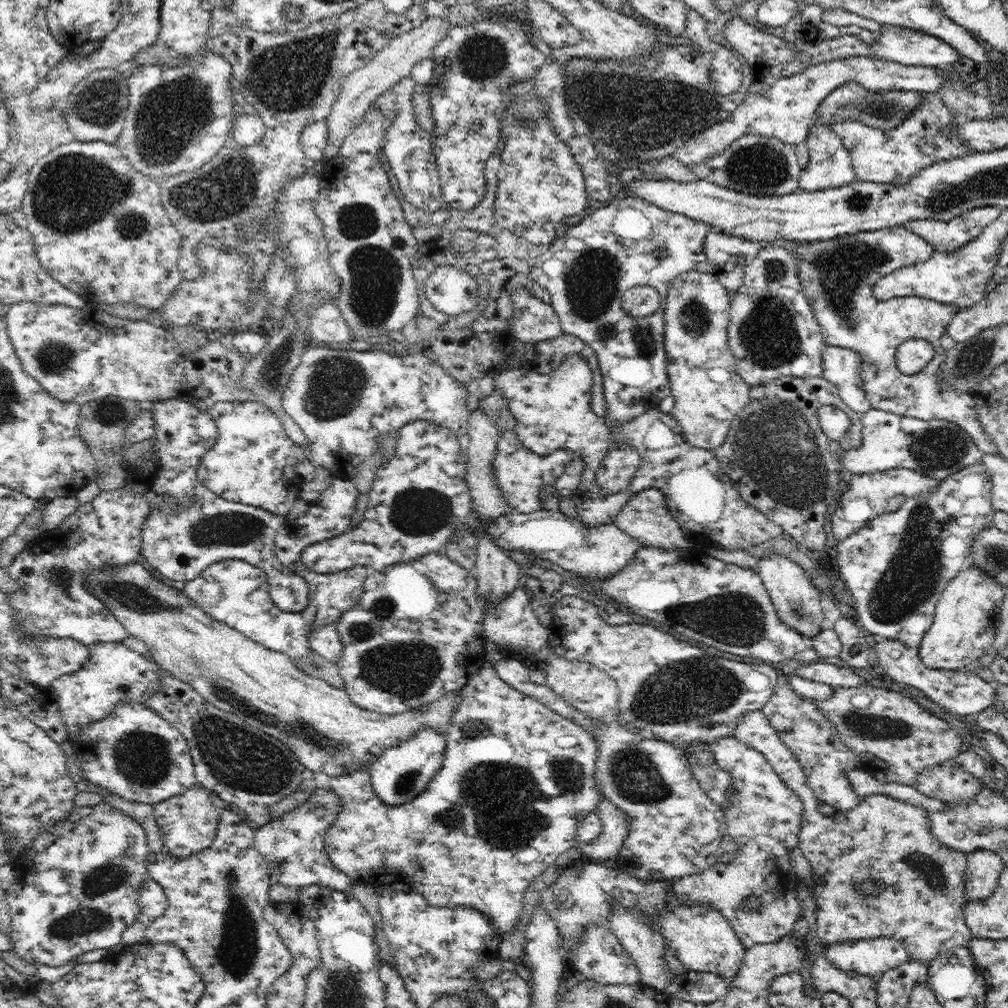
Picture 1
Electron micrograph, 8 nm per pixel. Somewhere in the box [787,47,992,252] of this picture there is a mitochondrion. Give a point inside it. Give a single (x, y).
(883, 110)

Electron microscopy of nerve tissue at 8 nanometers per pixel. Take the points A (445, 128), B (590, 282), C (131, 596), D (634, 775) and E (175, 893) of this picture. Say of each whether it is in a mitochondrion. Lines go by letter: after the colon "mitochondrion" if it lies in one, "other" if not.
A: other
B: mitochondrion
C: mitochondrion
D: mitochondrion
E: other

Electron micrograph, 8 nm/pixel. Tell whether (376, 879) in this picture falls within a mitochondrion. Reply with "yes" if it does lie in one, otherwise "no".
no

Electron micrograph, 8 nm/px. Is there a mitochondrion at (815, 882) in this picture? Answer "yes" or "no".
no

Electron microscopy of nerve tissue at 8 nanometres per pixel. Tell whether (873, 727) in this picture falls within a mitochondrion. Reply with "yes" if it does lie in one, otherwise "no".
yes

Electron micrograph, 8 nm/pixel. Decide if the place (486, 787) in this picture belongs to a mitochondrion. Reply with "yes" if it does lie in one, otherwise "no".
yes

